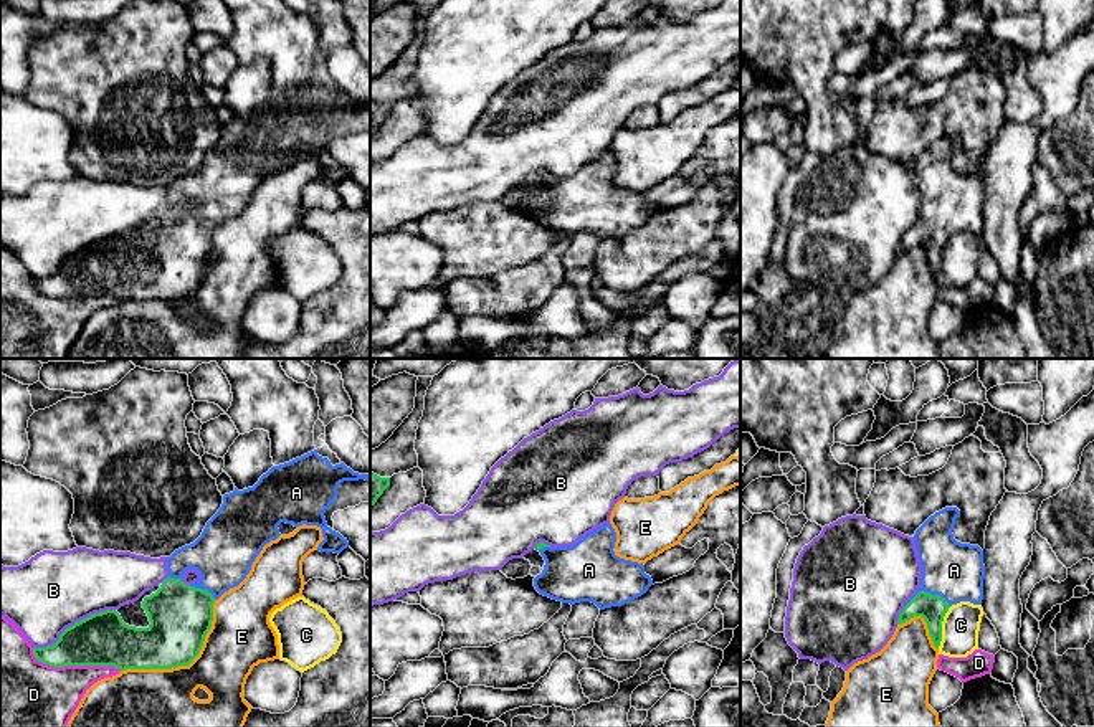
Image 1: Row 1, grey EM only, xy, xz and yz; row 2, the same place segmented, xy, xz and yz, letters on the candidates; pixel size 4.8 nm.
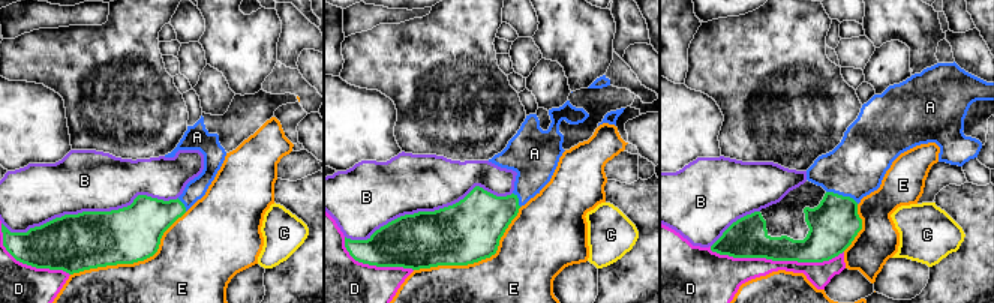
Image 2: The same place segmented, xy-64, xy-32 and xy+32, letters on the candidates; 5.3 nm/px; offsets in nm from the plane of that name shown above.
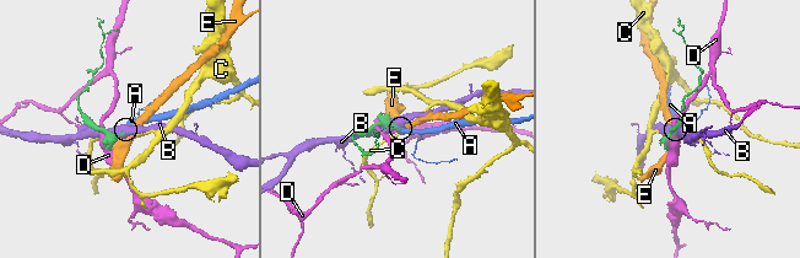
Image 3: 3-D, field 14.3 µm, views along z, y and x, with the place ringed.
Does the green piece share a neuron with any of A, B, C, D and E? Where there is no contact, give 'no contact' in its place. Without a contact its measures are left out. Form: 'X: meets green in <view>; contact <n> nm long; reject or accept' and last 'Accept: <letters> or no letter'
A: meets green in yz; contact 240 nm long; accept
B: meets green in xy; contact 440 nm long; reject
C: meets green in yz; contact 220 nm long; reject
D: meets green in xy; contact 460 nm long; reject
E: meets green in xy; contact 600 nm long; reject
Accept: A

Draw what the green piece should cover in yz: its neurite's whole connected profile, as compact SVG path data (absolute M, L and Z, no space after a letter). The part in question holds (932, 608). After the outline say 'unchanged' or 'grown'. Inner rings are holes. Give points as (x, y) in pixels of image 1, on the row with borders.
M945 507L930 516L914 534L922 565L920 587L899 613L897 625L914 616L927 623L934 646L942 641L942 621L952 605L983 600L983 550L954 539L957 507Z; grown

